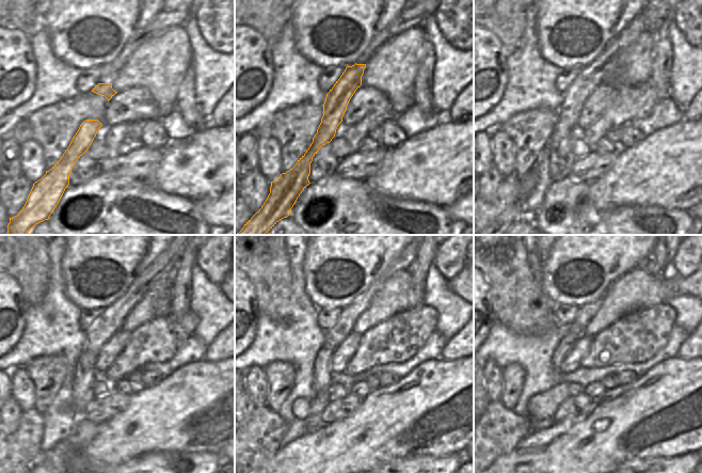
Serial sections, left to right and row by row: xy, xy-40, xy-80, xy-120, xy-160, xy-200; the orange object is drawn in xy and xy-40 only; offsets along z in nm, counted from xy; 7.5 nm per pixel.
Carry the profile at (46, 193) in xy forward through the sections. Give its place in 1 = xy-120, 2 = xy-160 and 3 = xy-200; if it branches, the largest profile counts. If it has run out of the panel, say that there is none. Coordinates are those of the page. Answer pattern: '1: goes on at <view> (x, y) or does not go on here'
1: goes on at xy-120 (111, 319)
2: goes on at xy-160 (344, 327)
3: goes on at xy-200 (587, 312)

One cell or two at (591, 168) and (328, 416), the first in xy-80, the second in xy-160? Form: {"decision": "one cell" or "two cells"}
{"decision": "one cell"}

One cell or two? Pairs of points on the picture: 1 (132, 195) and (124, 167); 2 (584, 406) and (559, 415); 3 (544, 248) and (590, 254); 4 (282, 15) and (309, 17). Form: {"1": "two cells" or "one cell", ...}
{"1": "two cells", "2": "one cell", "3": "two cells", "4": "two cells"}

